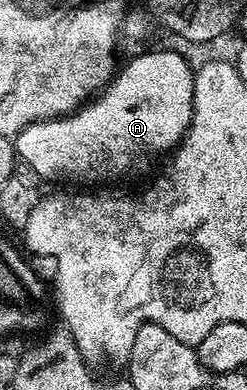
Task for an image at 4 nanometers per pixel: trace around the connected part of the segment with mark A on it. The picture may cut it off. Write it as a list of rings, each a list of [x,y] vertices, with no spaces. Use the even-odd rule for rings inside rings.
[[[144,52],[134,57],[125,68],[123,65],[107,88],[91,102],[67,116],[55,120],[39,120],[16,133],[16,155],[23,163],[25,160],[28,163],[25,165],[40,178],[97,176],[104,180],[107,176],[120,176],[139,156],[148,156],[151,152],[167,153],[180,143],[192,121],[193,75],[193,65],[188,65],[176,52]]]

